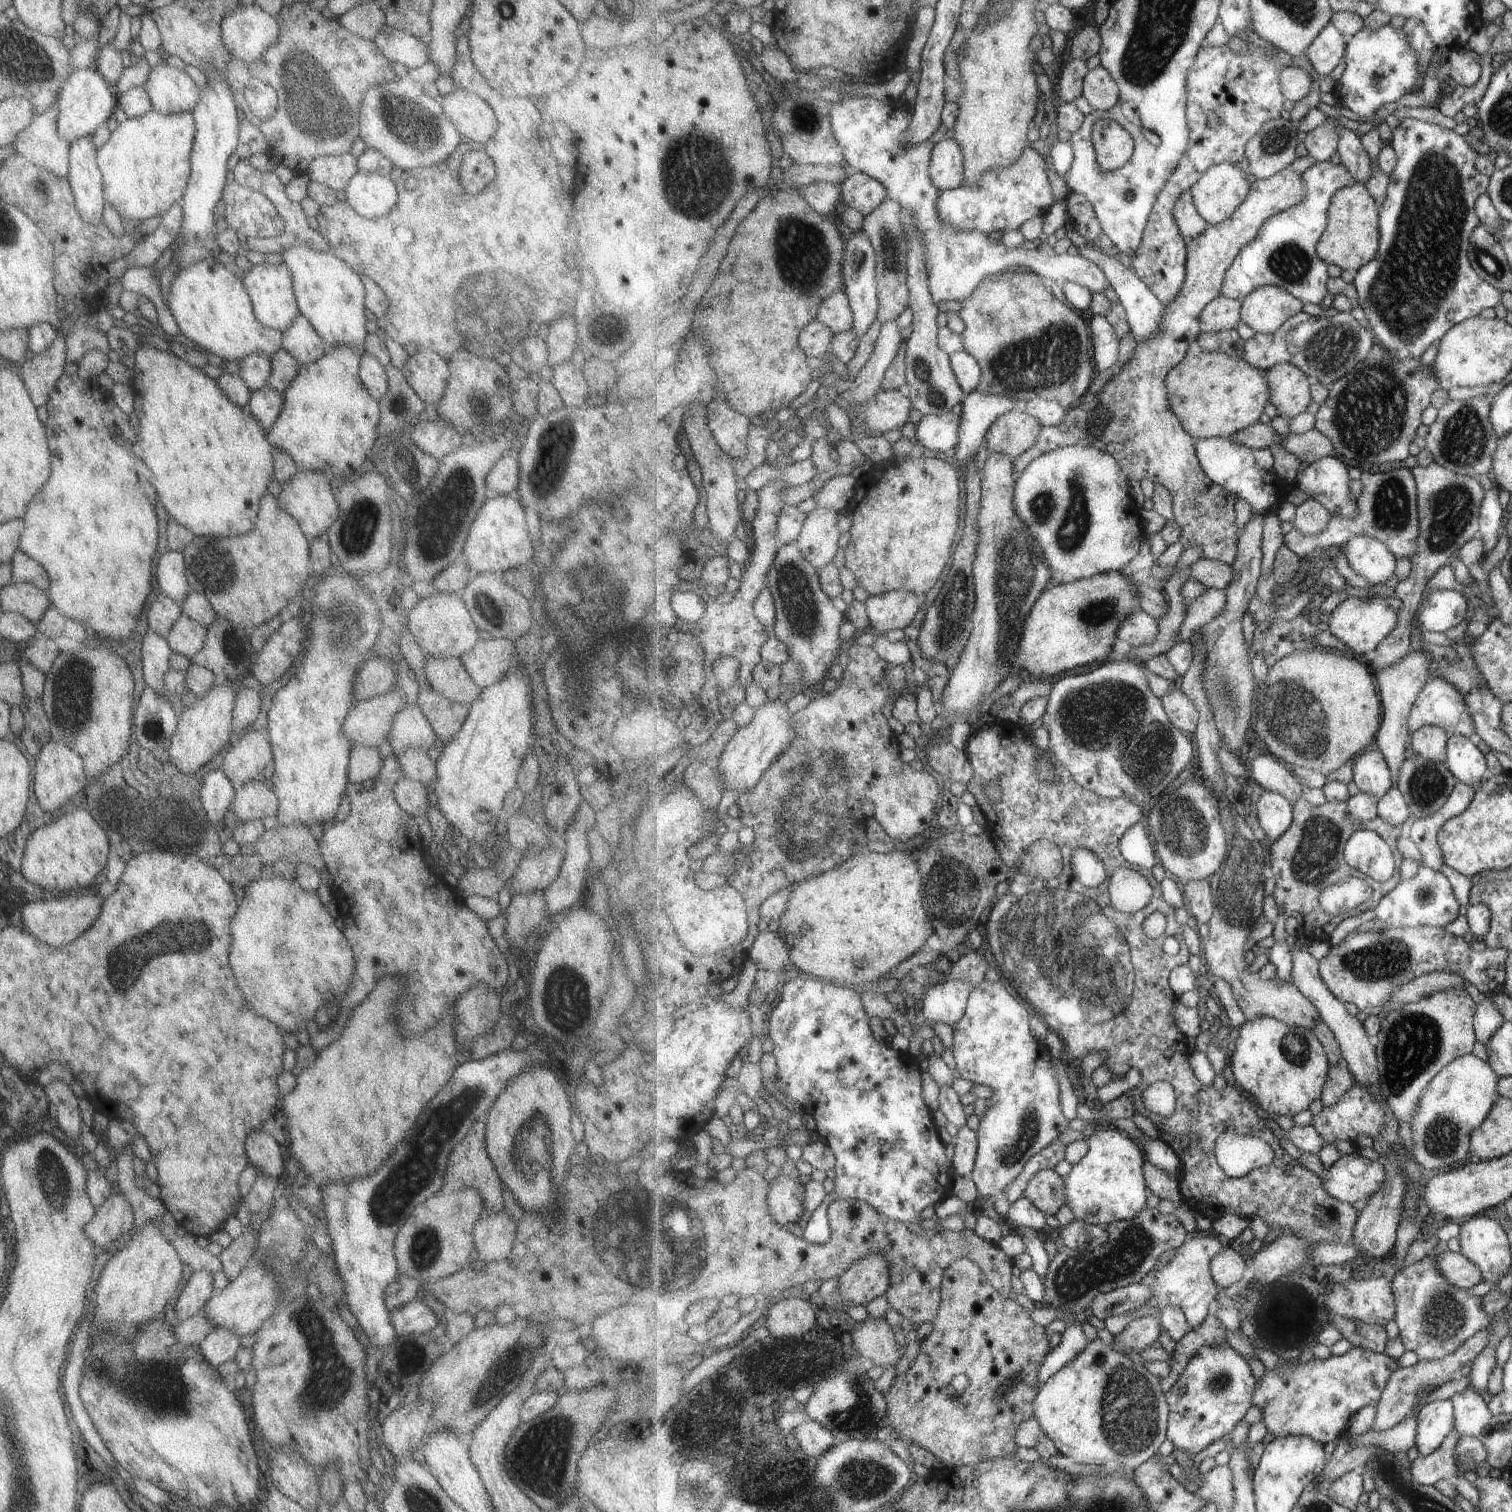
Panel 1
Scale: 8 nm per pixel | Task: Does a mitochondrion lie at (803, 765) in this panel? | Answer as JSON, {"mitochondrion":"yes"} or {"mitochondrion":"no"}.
{"mitochondrion":"yes"}

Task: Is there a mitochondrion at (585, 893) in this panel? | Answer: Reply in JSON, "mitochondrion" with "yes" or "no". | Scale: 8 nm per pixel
{"mitochondrion":"no"}

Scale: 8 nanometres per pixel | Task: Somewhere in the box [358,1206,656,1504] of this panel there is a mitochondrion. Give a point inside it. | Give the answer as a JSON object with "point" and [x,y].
{"point":[545,1445]}

